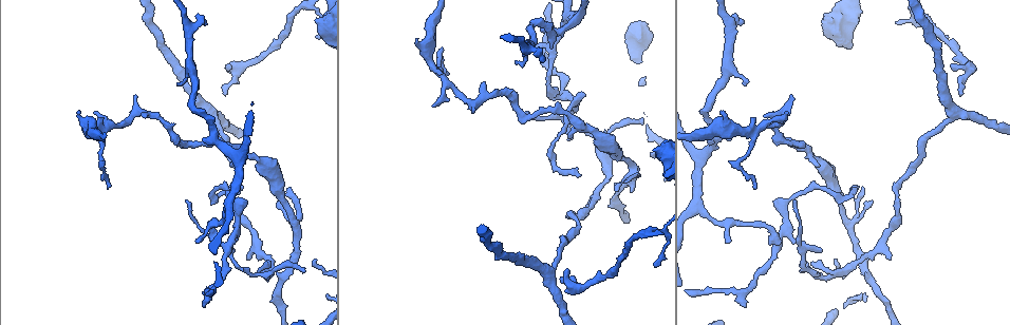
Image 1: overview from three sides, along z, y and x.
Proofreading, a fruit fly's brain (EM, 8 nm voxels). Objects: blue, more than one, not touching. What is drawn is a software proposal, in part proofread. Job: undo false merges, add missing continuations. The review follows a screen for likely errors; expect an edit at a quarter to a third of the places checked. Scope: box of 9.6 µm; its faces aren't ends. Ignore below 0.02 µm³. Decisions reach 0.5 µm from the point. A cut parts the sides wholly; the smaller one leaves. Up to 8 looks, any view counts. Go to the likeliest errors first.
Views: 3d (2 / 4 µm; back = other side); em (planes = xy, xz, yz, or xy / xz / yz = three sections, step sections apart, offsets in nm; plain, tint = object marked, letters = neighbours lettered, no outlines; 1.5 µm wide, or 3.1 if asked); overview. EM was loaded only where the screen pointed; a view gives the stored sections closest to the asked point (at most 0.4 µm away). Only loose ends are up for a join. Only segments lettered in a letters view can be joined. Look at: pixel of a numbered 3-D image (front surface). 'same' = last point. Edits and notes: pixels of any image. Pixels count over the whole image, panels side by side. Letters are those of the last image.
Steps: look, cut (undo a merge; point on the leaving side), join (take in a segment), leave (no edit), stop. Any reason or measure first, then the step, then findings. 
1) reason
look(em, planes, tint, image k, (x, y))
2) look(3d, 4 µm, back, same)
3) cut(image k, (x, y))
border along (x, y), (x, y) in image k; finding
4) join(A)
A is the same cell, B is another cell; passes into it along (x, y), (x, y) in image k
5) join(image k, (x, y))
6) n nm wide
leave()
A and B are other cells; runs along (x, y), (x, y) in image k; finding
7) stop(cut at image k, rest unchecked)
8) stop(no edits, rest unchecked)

branch stops here
look(3d, 4 µm, back, image 1, (810, 263))

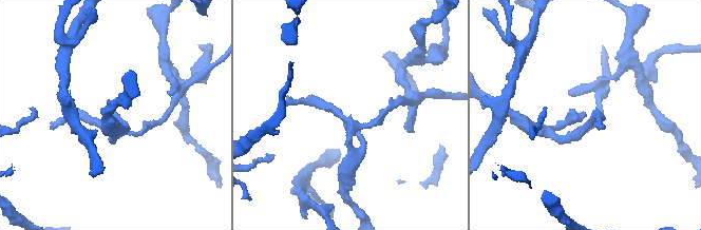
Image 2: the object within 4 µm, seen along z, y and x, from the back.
shape alone is not enough
look(em, planes, plain, image 2, (349, 116))

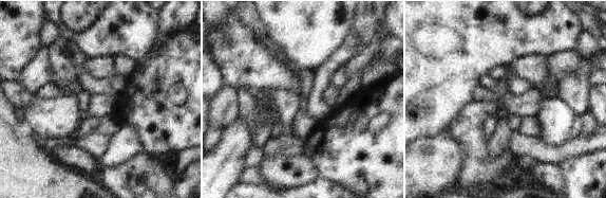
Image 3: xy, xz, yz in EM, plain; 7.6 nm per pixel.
what lies round it
look(em, planes, letters, same)

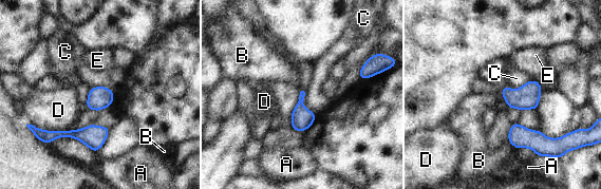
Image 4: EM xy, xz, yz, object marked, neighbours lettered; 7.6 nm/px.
leave()
A, B, C, D and E are other cells; no lettered segment goes on from it

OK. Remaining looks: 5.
an open end
look(em, planes, letters, image 1, (656, 148))

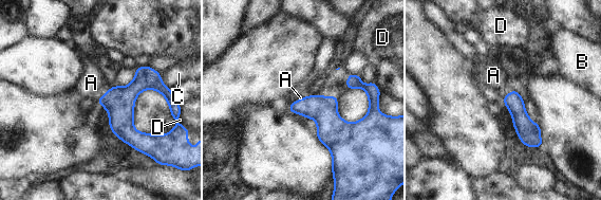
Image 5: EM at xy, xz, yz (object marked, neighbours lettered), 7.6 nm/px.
join(A)
A is the same cell, B, C and D are other cells; passes into it along (119, 102), (104, 94), (91, 83) in image 5; it goes on there

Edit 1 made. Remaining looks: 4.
look(3d, 4 µm, image 1, (243, 187))

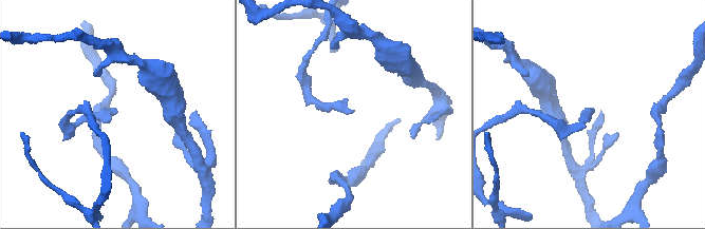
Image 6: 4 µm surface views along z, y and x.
look(em, planes, plain, image 6, (594, 111))

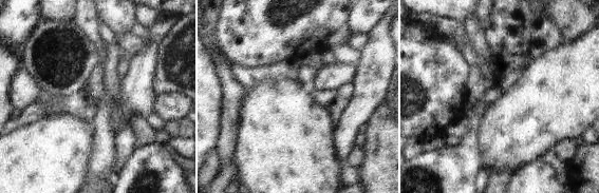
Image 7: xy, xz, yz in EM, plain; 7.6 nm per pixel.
see the neighbours
look(em, planes, letters, same)

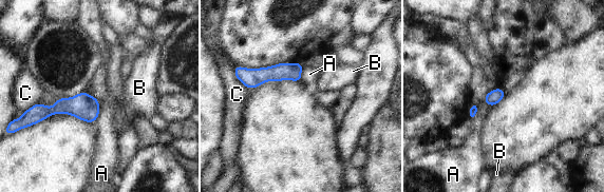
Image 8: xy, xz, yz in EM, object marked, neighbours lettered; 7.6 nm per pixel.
C touches over 220 nm
leave()
A, B and C are other cells; runs along (299, 65), (293, 71), (242, 76) in image 8; none of them fits

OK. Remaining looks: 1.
stop(join at image 5, rest unchecked)

